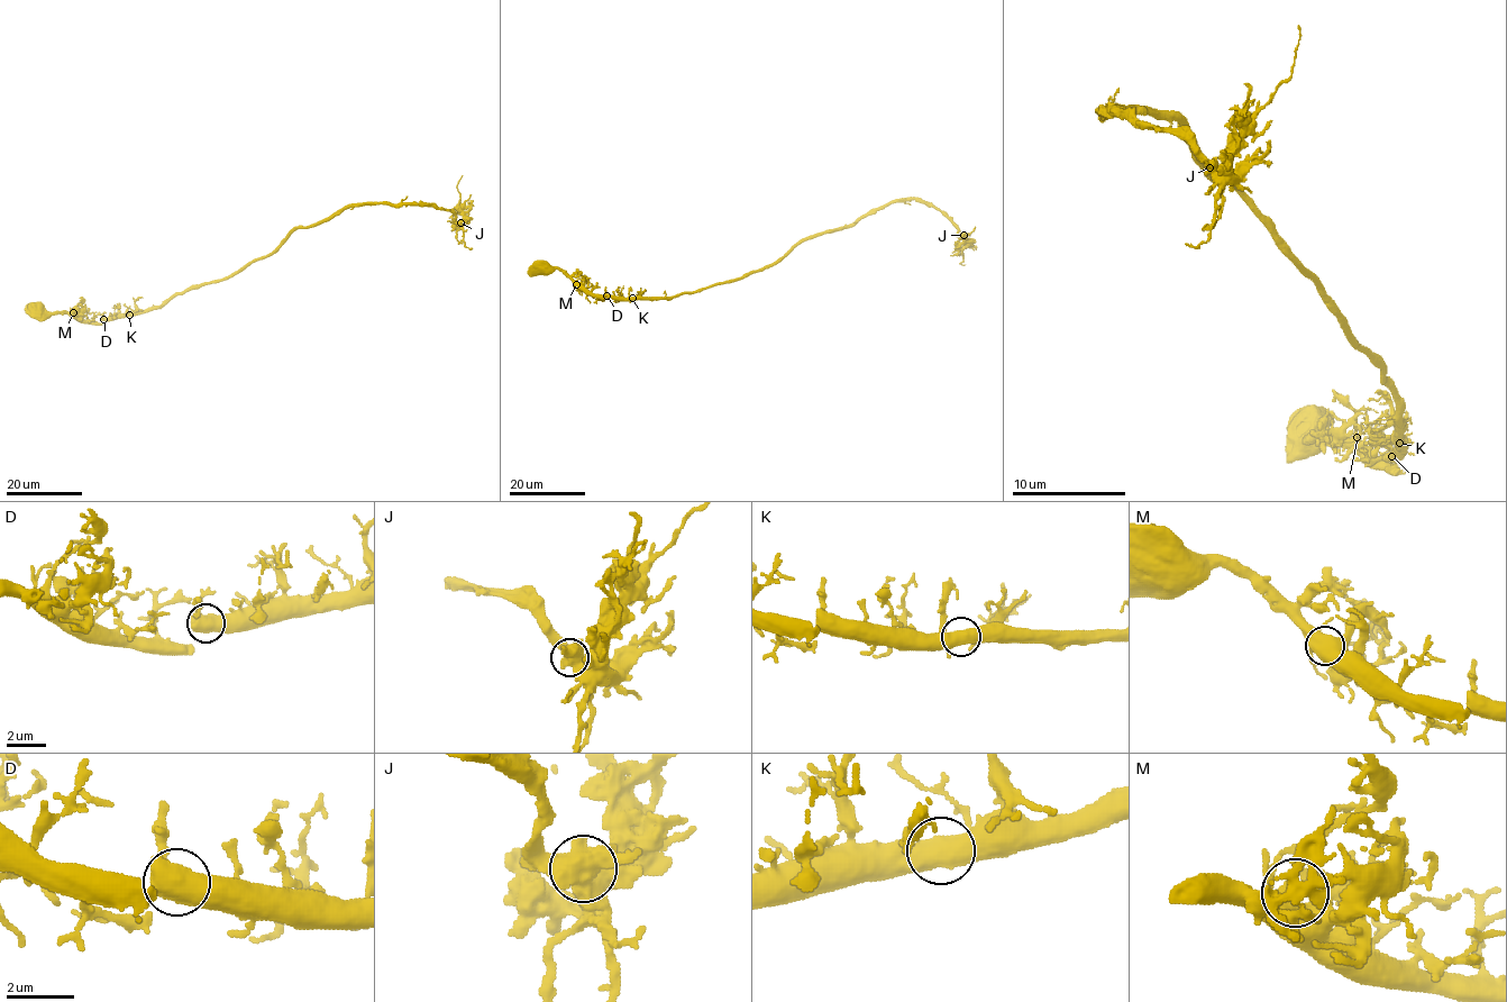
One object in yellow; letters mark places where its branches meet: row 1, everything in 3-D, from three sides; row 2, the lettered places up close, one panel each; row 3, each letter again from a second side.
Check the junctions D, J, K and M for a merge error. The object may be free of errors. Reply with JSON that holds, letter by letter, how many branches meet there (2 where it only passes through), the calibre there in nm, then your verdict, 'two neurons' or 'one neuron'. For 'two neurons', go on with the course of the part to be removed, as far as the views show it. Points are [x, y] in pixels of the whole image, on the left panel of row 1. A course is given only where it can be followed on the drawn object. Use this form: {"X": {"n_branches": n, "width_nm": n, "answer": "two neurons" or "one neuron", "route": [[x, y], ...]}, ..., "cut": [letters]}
{"D": {"n_branches": 4, "width_nm": 600, "answer": "one neuron"}, "J": {"n_branches": 4, "width_nm": 600, "answer": "one neuron"}, "K": {"n_branches": 4, "width_nm": 550, "answer": "one neuron"}, "M": {"n_branches": 4, "width_nm": 550, "answer": "one neuron"}, "cut": []}

